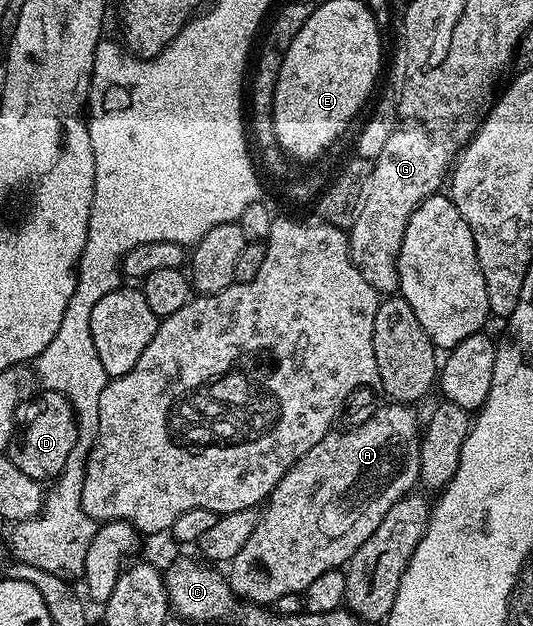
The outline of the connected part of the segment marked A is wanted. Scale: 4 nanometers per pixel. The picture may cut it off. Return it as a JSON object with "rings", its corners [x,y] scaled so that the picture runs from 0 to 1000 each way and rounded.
{"rings":[[[735,641],[724,642],[724,645],[724,650],[711,652],[687,676],[677,676],[672,682],[659,684],[657,688],[619,687],[617,693],[606,698],[606,704],[598,704],[598,711],[576,717],[576,724],[568,724],[568,730],[561,730],[561,736],[553,736],[553,743],[542,746],[542,754],[527,764],[523,775],[516,775],[516,781],[493,805],[493,815],[488,818],[477,850],[428,901],[426,923],[447,957],[462,963],[512,966],[523,958],[523,954],[533,954],[538,949],[563,952],[576,941],[576,935],[583,935],[583,928],[591,928],[591,922],[627,909],[645,907],[653,901],[655,891],[674,877],[674,871],[681,871],[681,864],[689,864],[689,858],[696,858],[696,851],[704,851],[704,845],[711,845],[711,832],[719,832],[719,826],[726,826],[726,813],[734,813],[734,807],[741,807],[784,776],[792,677],[786,669],[782,676],[782,663],[775,658],[773,649]]]}

